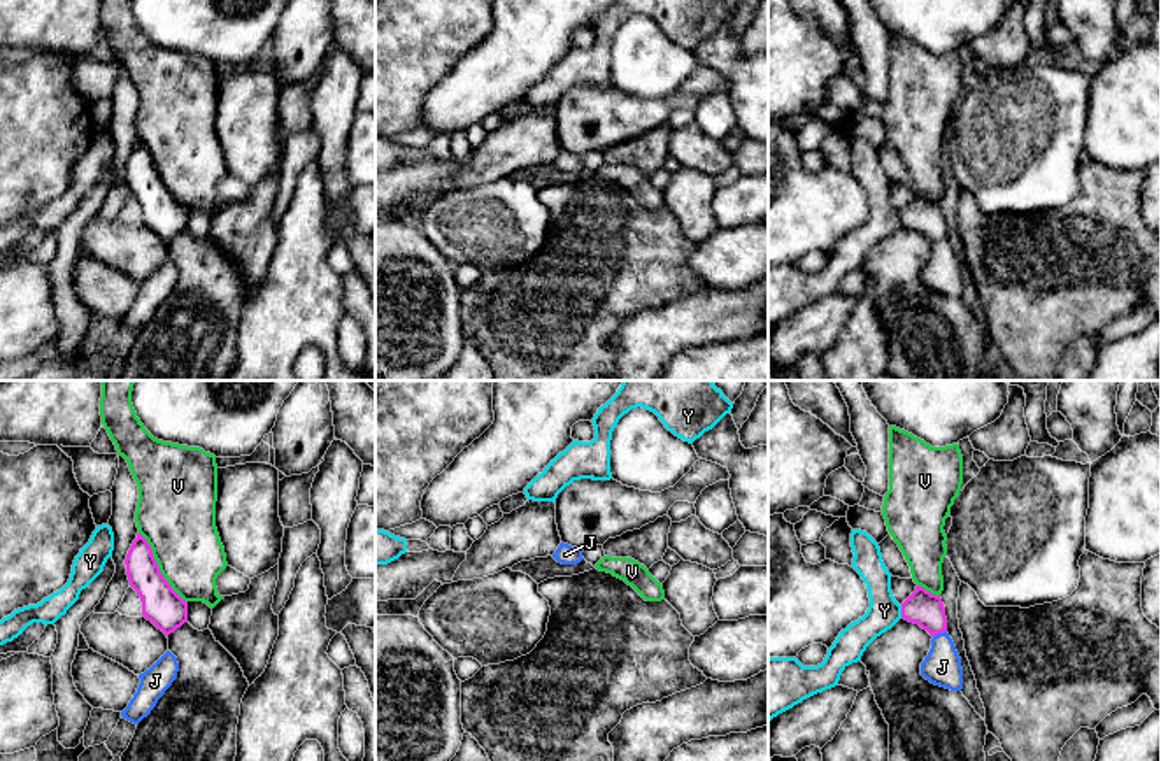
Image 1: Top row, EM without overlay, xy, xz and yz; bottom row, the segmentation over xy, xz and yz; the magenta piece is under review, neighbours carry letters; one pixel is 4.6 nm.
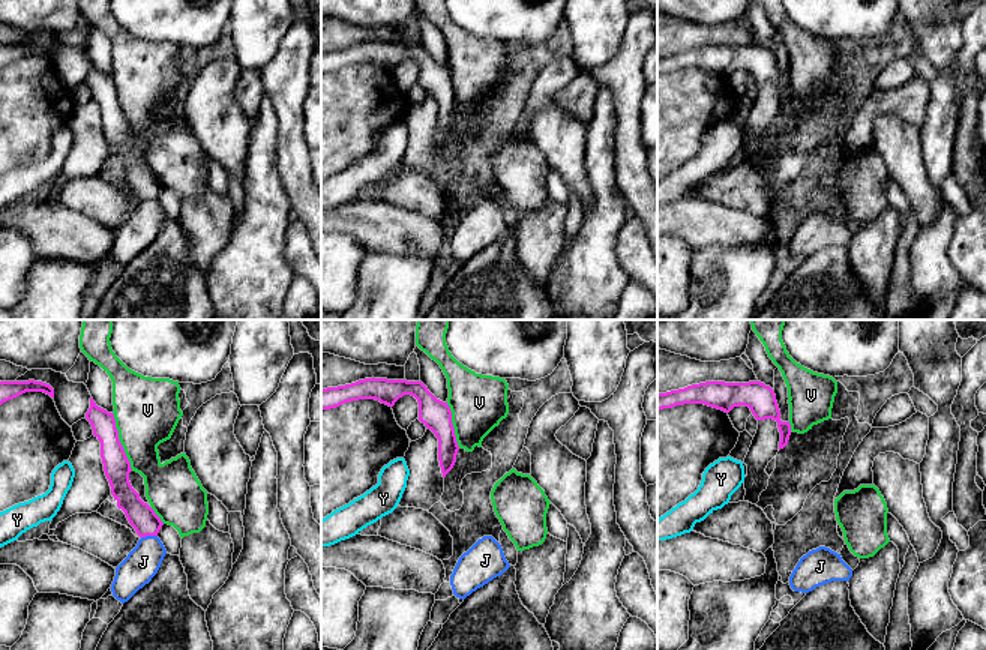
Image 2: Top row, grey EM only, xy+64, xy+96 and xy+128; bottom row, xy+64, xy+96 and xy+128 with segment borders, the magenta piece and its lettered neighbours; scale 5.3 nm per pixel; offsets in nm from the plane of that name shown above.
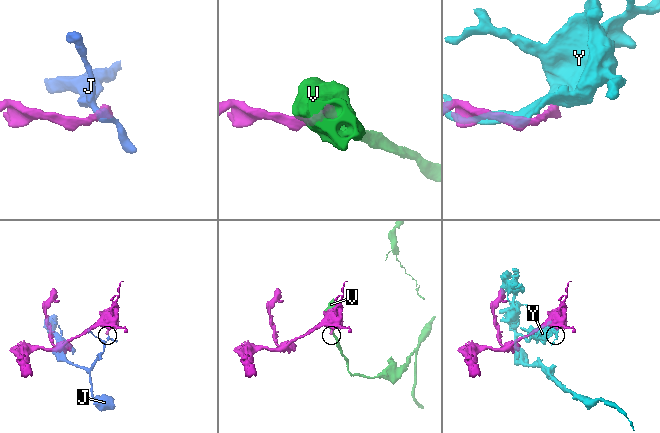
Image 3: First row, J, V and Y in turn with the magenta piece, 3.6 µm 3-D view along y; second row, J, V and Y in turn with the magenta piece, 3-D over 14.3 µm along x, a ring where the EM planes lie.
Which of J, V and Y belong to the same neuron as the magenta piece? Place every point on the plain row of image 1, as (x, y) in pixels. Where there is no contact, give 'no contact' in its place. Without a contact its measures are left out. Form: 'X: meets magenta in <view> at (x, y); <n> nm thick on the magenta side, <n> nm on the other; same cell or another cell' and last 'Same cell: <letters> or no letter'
J: meets magenta in yz at (939, 239); 160 nm thick on the magenta side, 180 nm on the other; another cell
V: meets magenta in xy at (158, 174); 180 nm thick on the magenta side, 360 nm on the other; another cell
Y: meets magenta in yz at (902, 220); 160 nm thick on the magenta side, 150 nm on the other; another cell
Same cell: no letter

